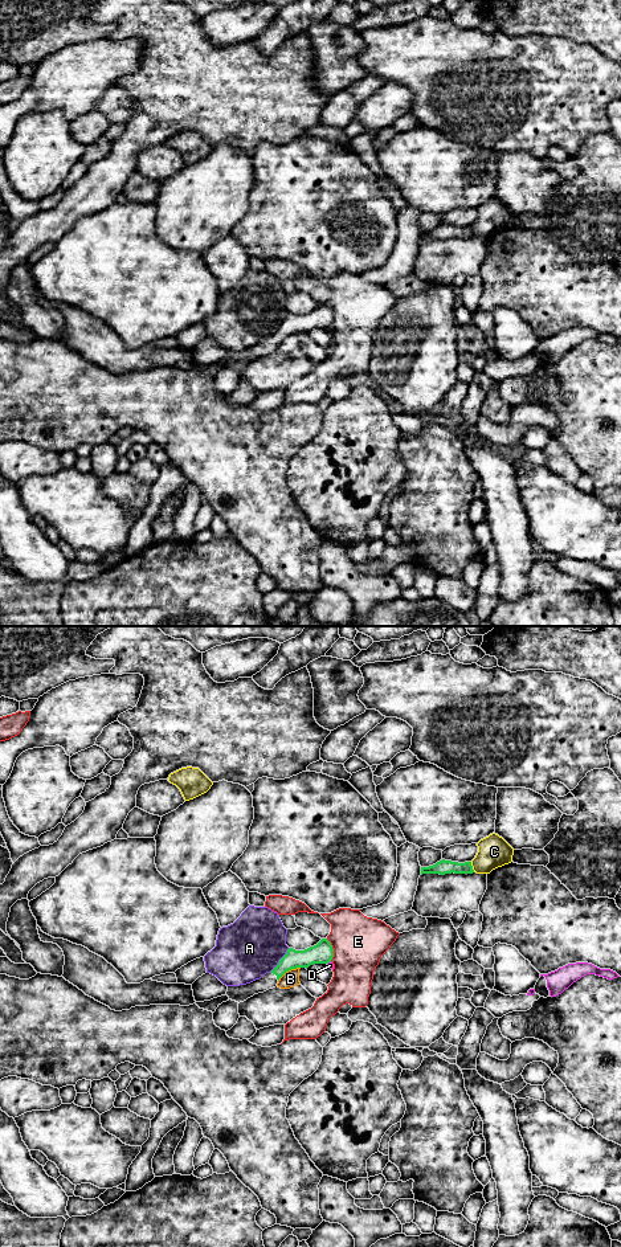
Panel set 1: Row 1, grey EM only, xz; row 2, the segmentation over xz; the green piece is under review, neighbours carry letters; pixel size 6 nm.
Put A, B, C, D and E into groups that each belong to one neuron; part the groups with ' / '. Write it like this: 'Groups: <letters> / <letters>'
Groups: A / B / C / D / E

